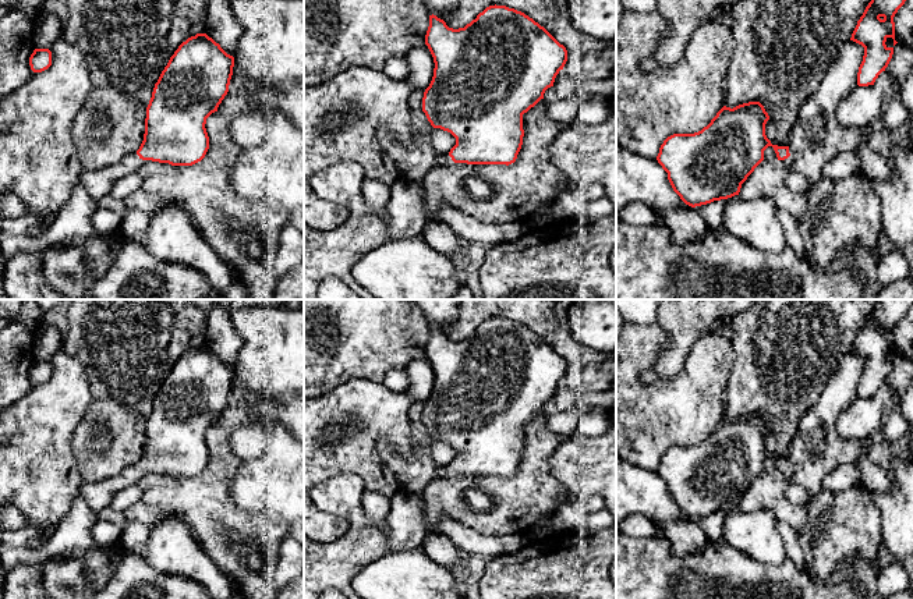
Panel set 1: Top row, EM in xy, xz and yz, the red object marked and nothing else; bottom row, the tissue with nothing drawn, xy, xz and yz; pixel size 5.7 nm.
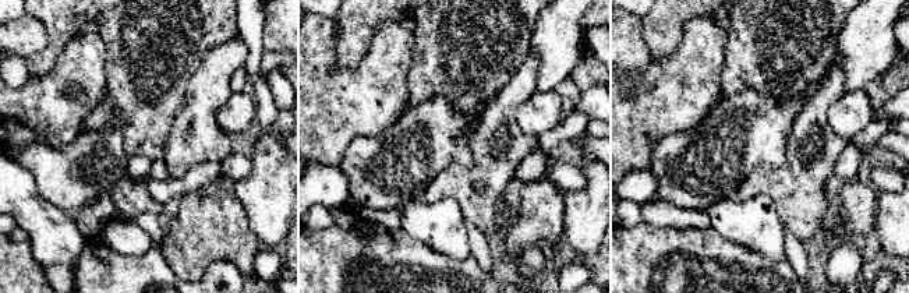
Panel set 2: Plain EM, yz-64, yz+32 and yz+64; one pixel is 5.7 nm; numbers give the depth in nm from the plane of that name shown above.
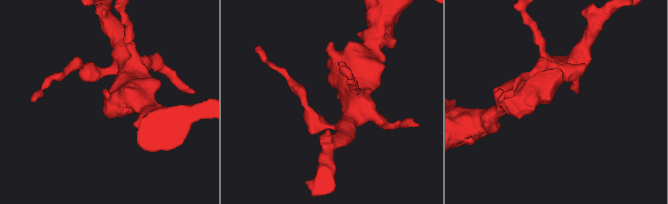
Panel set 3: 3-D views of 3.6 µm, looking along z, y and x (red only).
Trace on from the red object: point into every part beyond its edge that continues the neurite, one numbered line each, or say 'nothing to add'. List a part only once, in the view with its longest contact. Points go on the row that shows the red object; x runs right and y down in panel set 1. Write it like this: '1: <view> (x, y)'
1: xz (443, 159)

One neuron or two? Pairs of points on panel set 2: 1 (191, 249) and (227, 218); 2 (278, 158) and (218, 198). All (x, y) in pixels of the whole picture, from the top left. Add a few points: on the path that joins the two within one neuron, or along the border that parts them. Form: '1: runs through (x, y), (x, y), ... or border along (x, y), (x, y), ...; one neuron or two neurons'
1: runs through (200, 242), (219, 223); one neuron
2: border along (234, 182), (234, 193), (247, 218); two neurons

